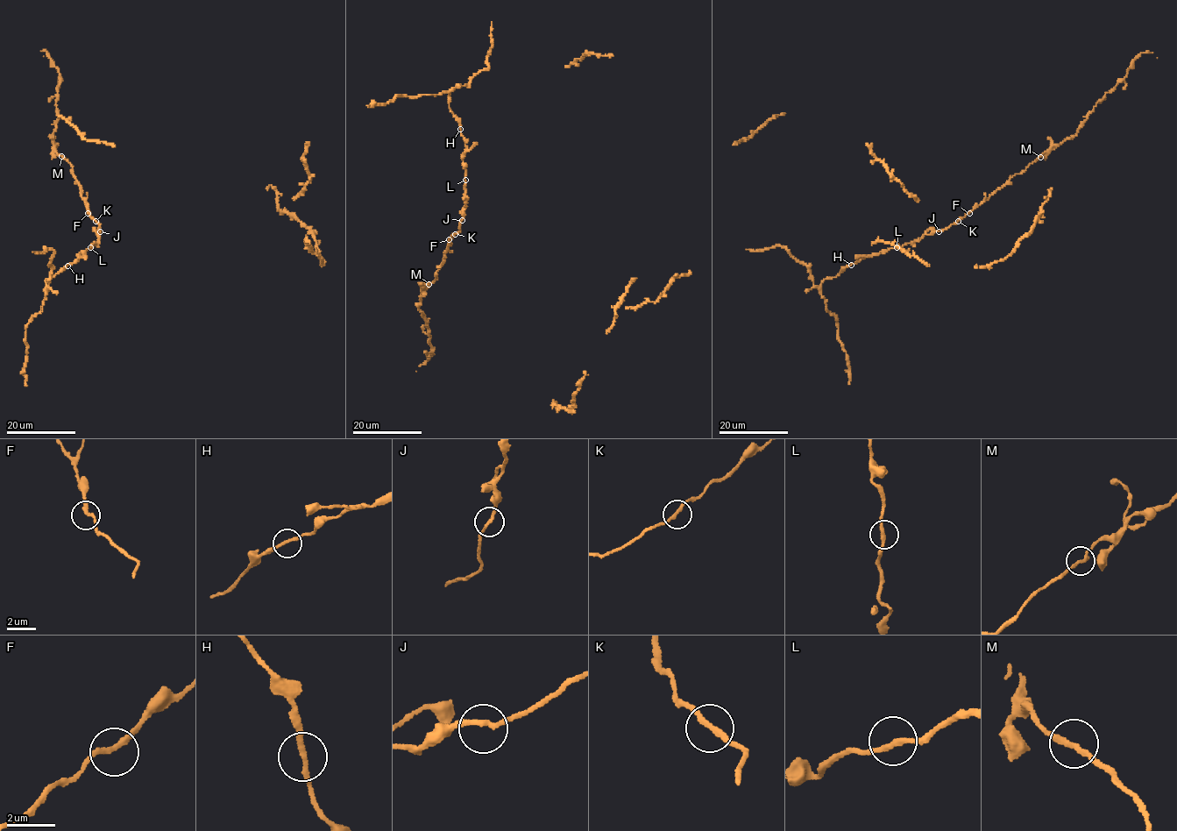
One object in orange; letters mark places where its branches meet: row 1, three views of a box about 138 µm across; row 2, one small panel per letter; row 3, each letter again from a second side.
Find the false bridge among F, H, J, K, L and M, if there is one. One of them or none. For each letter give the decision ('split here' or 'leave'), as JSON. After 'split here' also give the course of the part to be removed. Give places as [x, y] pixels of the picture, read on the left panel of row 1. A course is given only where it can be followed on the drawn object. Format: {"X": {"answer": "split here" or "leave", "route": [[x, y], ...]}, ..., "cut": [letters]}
{"F": {"answer": "leave"}, "H": {"answer": "leave"}, "J": {"answer": "leave"}, "K": {"answer": "leave"}, "L": {"answer": "leave"}, "M": {"answer": "leave"}, "cut": []}

